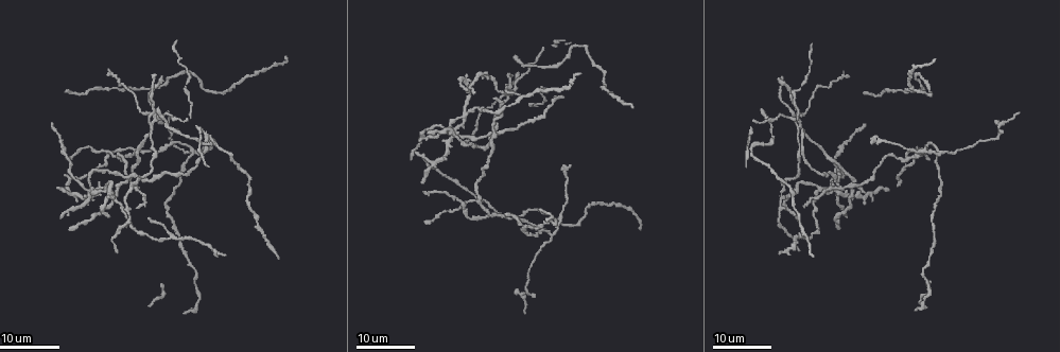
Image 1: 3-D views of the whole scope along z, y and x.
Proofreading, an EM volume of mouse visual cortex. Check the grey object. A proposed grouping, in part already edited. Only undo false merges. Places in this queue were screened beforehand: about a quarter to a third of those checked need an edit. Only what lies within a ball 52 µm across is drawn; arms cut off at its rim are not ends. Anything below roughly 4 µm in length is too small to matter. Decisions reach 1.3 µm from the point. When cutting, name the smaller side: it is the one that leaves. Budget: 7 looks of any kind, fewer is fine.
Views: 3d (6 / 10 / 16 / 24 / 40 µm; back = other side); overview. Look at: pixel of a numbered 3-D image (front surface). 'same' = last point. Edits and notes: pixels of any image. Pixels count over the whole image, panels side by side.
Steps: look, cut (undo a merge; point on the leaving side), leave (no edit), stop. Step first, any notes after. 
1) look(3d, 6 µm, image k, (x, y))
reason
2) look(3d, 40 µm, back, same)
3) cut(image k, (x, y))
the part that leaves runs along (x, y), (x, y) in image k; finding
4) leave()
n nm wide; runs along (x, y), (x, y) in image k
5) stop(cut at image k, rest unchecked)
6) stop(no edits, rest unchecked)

look(3d, 16 µm, image 1, (464, 112))
three arms meet

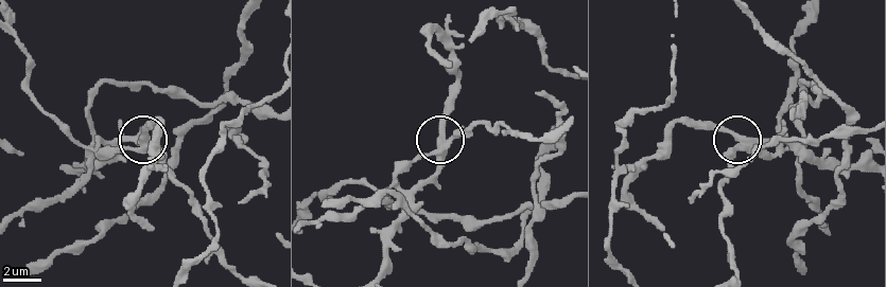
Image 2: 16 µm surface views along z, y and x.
look(3d, 10 µm, image 2, (448, 141))
closer look

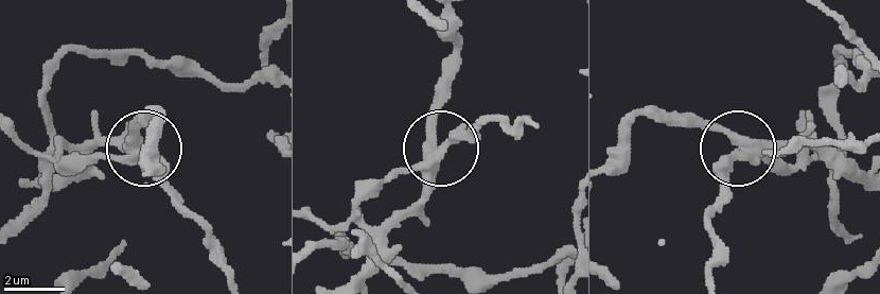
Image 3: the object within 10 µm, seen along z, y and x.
leave()
one neuron here

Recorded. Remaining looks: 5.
look(3d, 16 µm, image 1, (843, 169))
two arms in line, one across

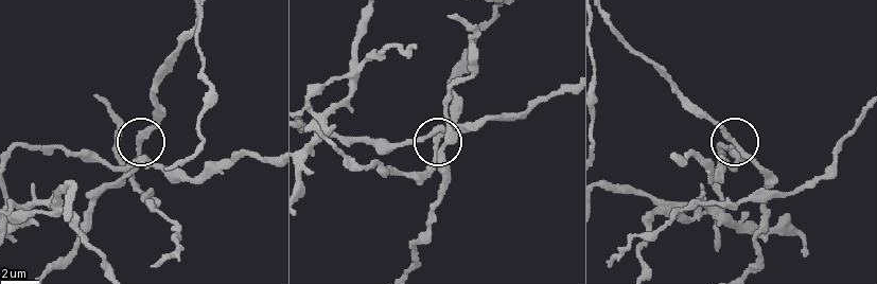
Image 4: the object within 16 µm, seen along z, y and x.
look(3d, 10 µm, image 4, (736, 144))

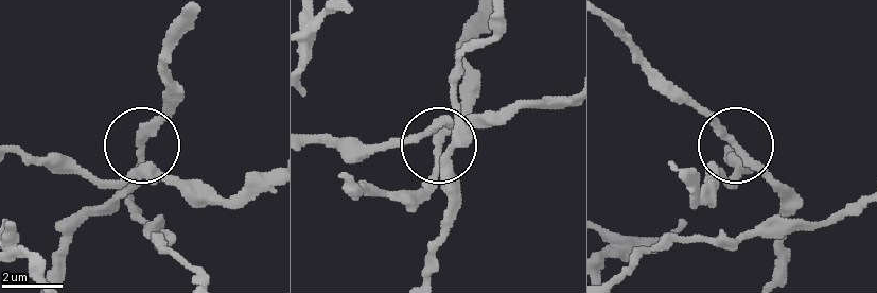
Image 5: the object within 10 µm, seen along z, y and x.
leave()
200 nm wide; all the same neuron

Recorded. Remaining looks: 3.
look(3d, 16 µm, image 1, (475, 200))
three-way junction

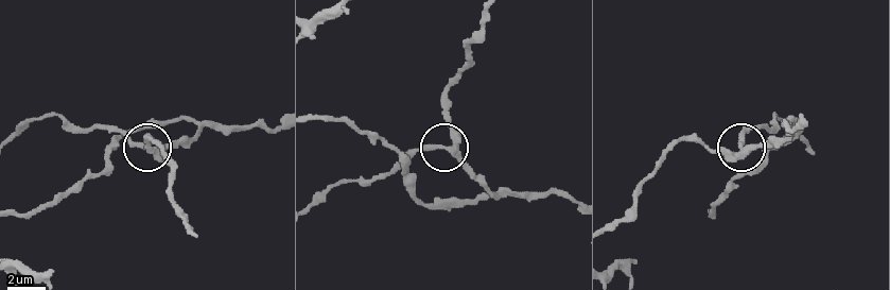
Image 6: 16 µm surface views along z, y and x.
look(3d, 6 µm, image 6, (742, 148))

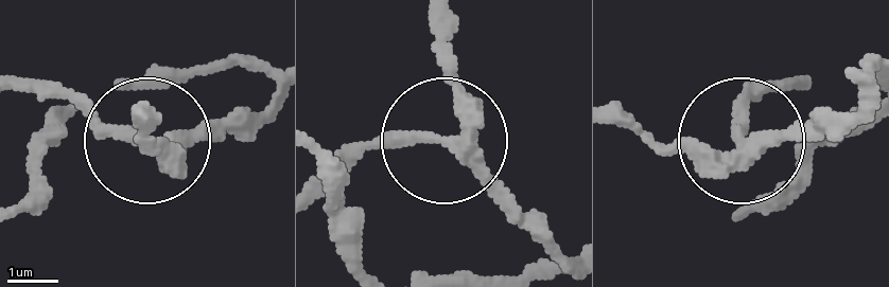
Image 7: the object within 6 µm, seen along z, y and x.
look(3d, 6 µm, back, image 7, (742, 144))

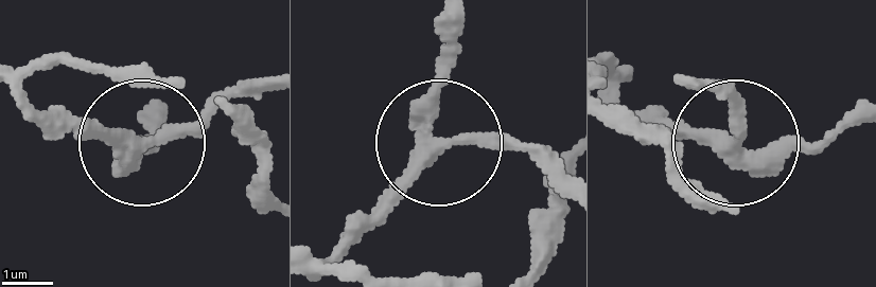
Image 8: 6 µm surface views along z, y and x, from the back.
leave()
3 arms; runs along (451, 23), (431, 124), (536, 149) in image 8; all the same neuron

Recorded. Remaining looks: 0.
stop(no edits, rest unchecked)

